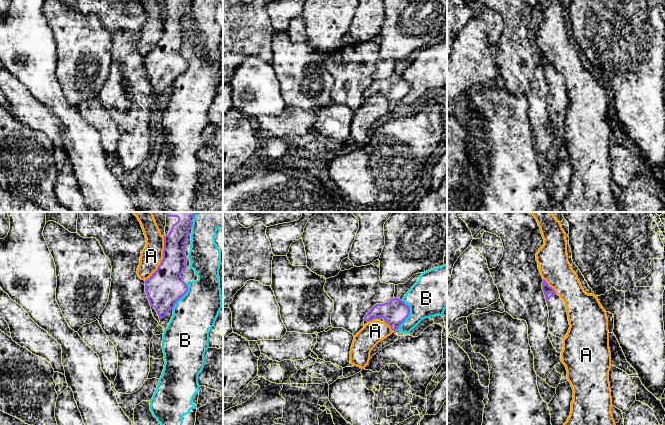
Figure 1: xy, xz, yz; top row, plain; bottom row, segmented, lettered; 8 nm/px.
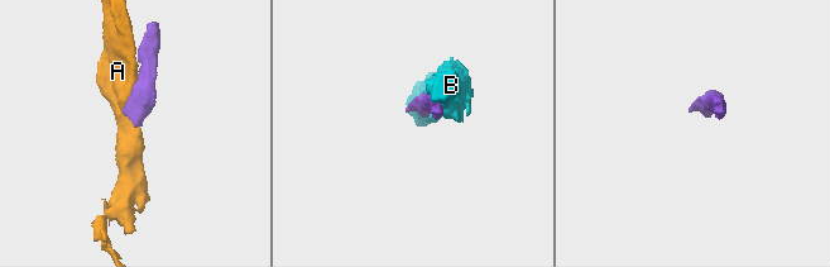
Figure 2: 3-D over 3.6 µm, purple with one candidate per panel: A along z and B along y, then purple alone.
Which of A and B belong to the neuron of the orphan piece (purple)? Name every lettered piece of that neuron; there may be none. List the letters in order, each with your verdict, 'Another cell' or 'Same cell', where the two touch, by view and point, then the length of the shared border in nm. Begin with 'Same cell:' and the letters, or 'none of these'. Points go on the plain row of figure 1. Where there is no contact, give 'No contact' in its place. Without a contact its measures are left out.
Same cell: none of these
A: Another cell. Touches purple at xy (162, 35). Shared border 400 nm
B: Another cell. Touches purple at xz (408, 91). Shared border 260 nm

